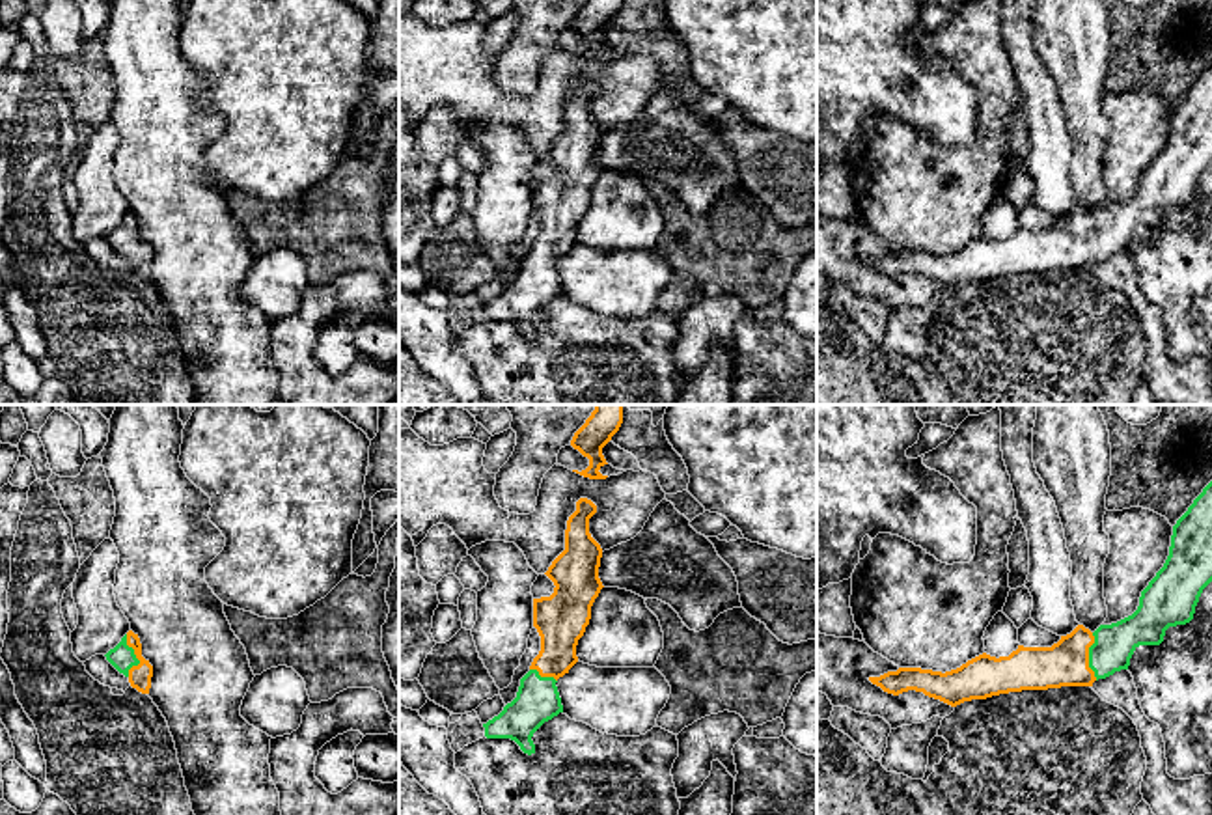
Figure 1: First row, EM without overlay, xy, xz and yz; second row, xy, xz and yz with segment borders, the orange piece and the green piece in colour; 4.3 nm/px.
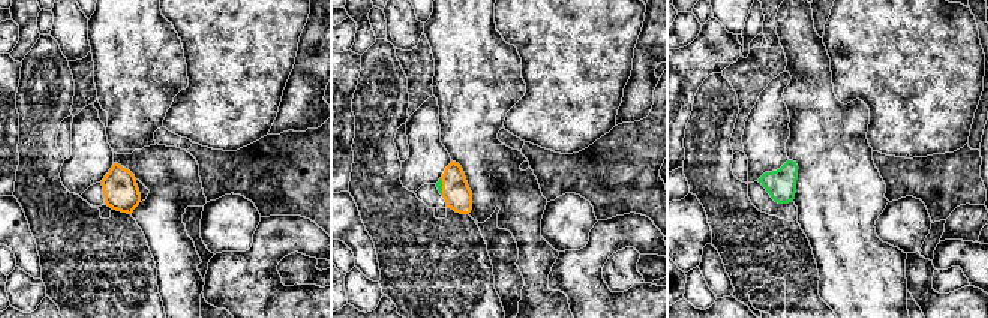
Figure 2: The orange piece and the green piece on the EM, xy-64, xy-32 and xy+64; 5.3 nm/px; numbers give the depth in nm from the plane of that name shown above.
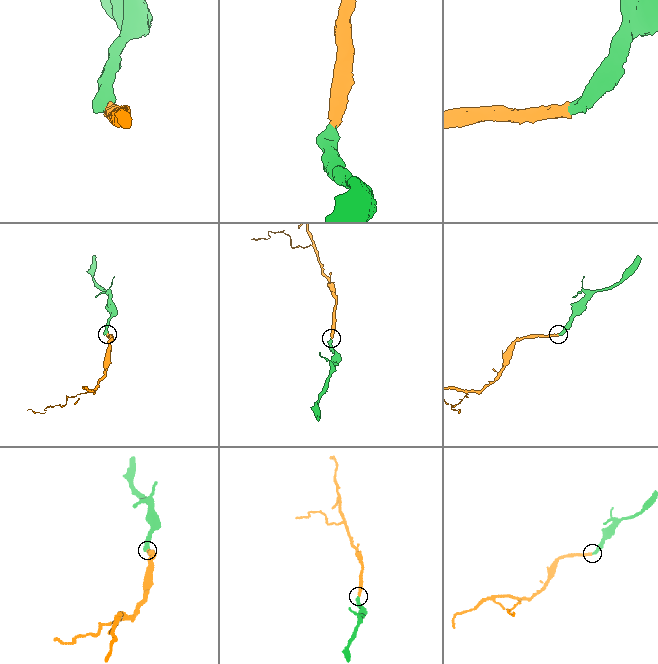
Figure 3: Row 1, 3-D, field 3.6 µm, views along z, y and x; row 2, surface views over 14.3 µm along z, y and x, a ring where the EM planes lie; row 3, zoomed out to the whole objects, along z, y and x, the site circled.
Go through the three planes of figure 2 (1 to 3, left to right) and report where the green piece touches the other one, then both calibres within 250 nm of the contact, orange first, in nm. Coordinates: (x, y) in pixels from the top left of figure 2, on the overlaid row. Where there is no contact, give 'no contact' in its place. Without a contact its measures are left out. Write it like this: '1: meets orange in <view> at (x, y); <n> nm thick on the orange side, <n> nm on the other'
1: no contact
2: meets orange in xy-32 at (443, 186); 150 nm thick on the orange side, 30 nm on the other
3: no contact

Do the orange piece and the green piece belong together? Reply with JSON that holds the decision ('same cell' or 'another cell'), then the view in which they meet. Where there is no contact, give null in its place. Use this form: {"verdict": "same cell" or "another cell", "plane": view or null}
{"verdict": "same cell", "plane": "xy"}

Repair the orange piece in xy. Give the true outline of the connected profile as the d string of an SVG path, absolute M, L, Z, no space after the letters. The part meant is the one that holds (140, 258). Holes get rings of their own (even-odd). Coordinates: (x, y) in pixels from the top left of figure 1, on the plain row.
M129 213L104 239L119 256L129 261L132 270L142 276L149 276L153 248L142 239L138 216Z

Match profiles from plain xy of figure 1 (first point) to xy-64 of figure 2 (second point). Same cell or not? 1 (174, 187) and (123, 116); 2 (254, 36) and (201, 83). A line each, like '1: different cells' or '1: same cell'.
1: same cell
2: same cell

